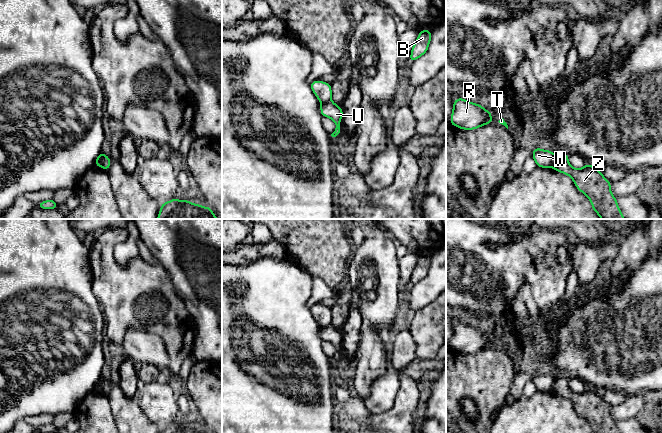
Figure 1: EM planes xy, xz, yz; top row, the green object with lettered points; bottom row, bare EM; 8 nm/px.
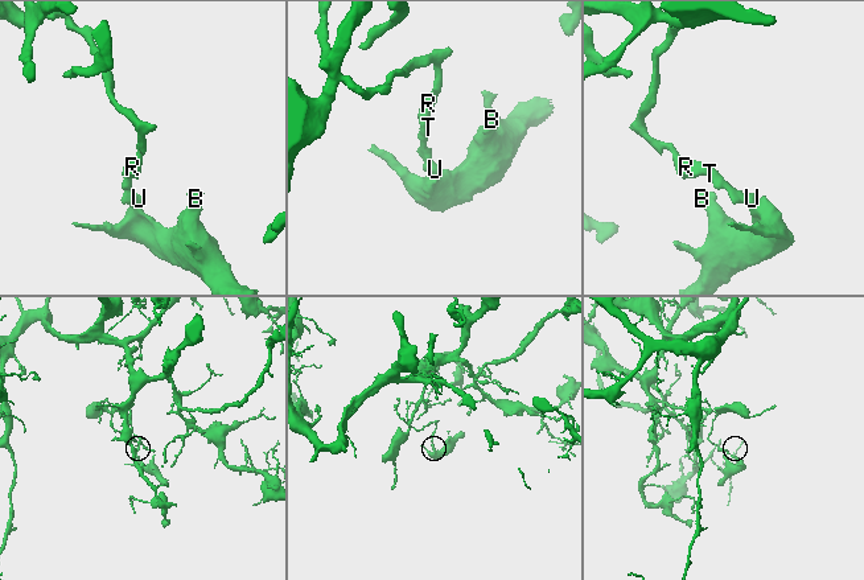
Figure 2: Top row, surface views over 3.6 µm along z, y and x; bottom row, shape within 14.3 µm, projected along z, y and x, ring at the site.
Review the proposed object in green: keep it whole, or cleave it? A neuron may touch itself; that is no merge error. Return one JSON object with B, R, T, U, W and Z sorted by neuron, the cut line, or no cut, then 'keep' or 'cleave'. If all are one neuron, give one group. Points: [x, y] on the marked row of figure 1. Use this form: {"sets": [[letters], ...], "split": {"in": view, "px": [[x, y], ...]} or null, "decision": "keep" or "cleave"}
{"sets": [["B", "U", "Z"], ["R", "T", "W"]], "split": {"in": "yz", "px": [[555, 155], [550, 166]]}, "decision": "cleave"}

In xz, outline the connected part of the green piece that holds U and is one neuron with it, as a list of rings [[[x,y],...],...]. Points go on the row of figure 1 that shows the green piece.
[[[329,101],[327,103],[321,104],[320,112],[321,112],[323,117],[330,118],[336,124],[336,129],[331,134],[331,136],[332,137],[339,136],[341,134],[341,132],[340,132],[340,122],[341,122],[341,119],[342,119],[342,116],[343,116],[343,111],[342,111],[341,107],[339,107],[334,102]]]

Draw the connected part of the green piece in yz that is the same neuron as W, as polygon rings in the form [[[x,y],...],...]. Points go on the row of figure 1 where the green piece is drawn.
[[[535,148],[532,153],[532,157],[538,167],[549,168],[551,167],[552,161],[555,154],[550,150],[542,150],[540,148]]]

